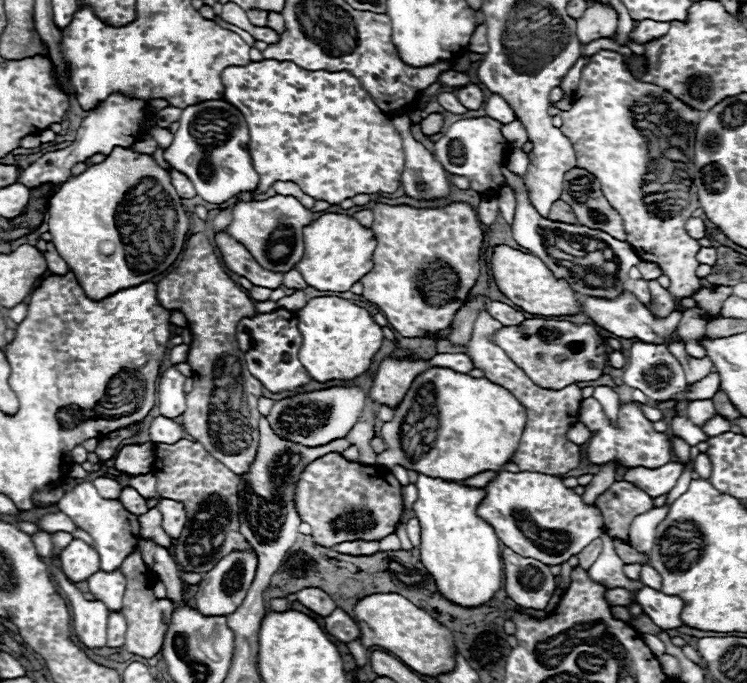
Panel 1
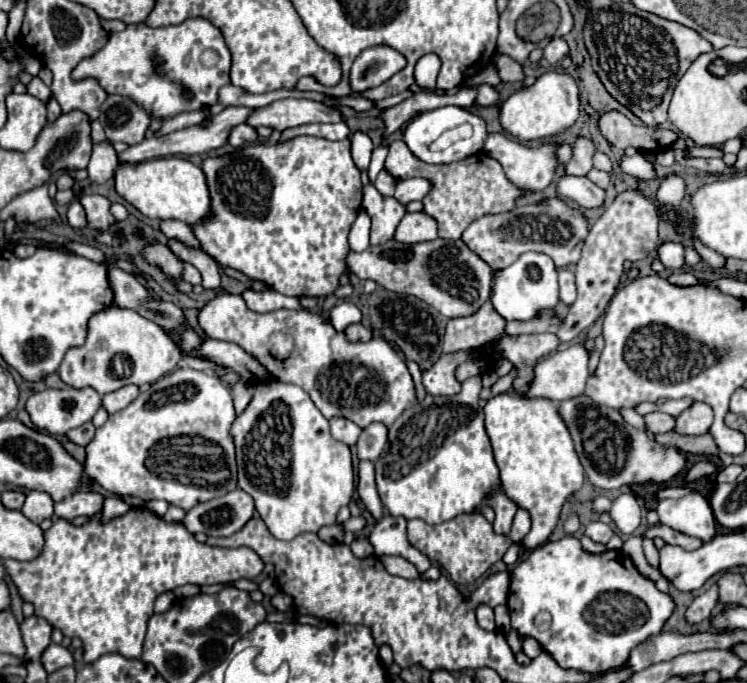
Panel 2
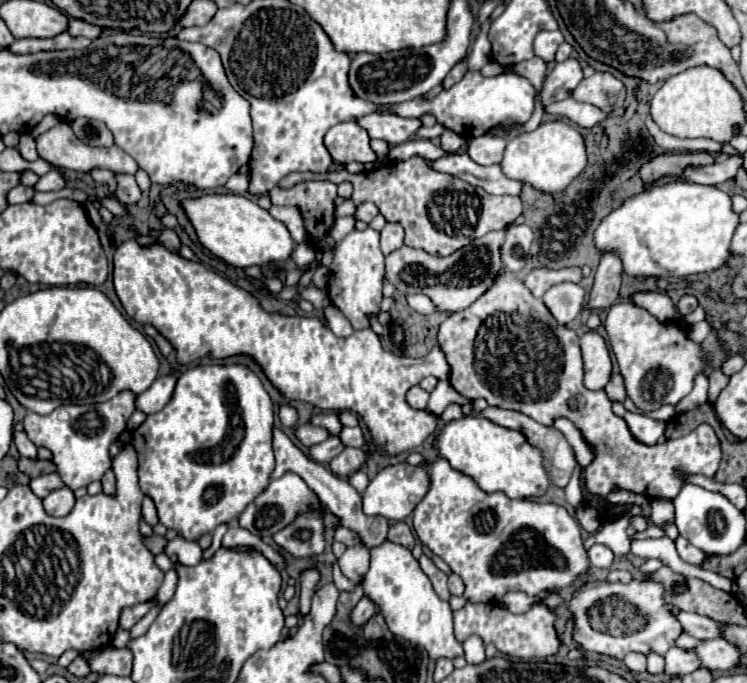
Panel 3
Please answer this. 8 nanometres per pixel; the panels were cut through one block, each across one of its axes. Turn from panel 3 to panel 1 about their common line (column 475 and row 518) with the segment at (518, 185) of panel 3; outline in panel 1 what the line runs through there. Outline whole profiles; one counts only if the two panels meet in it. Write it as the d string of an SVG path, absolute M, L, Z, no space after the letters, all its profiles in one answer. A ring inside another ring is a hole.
M162 500L158 506L156 506L162 514L162 530L170 536L170 538L178 538L182 534L182 528L184 528L184 522L186 522L186 512L184 512L184 506L176 500Z

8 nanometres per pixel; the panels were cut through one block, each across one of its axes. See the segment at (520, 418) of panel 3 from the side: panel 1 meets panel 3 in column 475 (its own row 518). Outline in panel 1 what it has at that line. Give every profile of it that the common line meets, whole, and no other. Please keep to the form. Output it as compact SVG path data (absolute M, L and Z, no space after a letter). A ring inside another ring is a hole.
M410 518L408 522L406 522L406 530L408 530L408 538L410 538L410 542L412 542L412 546L420 546L420 524L418 524L418 520L416 518Z

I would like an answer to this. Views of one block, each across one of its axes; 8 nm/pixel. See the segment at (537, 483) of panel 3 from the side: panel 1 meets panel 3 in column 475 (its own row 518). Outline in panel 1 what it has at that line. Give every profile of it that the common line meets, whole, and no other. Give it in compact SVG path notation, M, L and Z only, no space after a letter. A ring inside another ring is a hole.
M418 474L418 500L414 516L420 520L422 544L420 562L436 582L440 596L462 608L478 608L494 598L502 588L502 550L490 524L478 514L476 506L486 494L484 488L466 488L460 482L448 482Z

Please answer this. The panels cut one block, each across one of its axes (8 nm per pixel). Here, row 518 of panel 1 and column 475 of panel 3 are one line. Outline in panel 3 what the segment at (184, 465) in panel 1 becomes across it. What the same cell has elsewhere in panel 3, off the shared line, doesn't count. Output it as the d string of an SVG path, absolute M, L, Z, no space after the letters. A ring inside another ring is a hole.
M410 158L404 162L390 162L382 168L350 174L346 170L328 172L328 174L312 174L312 172L292 172L284 176L278 186L292 188L304 180L328 180L332 184L352 182L352 196L340 206L340 216L352 216L354 208L362 202L374 202L380 214L388 222L398 222L406 230L406 246L420 248L428 254L448 256L462 246L470 244L474 238L480 238L492 230L504 230L510 226L520 214L522 204L518 196L494 196L484 188L470 186L464 180L452 178L450 174L442 174L432 170L426 160ZM430 200L432 200L432 218L430 218Z

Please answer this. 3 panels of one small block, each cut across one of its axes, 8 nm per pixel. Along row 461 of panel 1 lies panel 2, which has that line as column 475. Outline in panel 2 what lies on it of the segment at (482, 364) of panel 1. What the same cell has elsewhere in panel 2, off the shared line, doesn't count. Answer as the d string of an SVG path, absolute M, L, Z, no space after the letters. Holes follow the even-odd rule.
M478 512L460 514L454 520L442 522L438 526L430 526L424 520L408 520L408 540L430 560L436 560L456 584L470 584L484 576L492 564L502 560L504 552L512 544L508 536L496 534L492 522L488 522Z

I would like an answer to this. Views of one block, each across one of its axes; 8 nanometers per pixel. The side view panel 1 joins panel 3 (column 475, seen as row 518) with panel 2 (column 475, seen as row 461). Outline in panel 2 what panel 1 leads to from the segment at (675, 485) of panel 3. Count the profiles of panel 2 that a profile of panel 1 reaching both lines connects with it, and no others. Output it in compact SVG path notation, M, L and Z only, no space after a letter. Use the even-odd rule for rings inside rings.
M488 300L474 316L454 318L448 322L442 350L444 352L454 352L462 348L486 350L490 342L504 336L504 324L506 322Z

